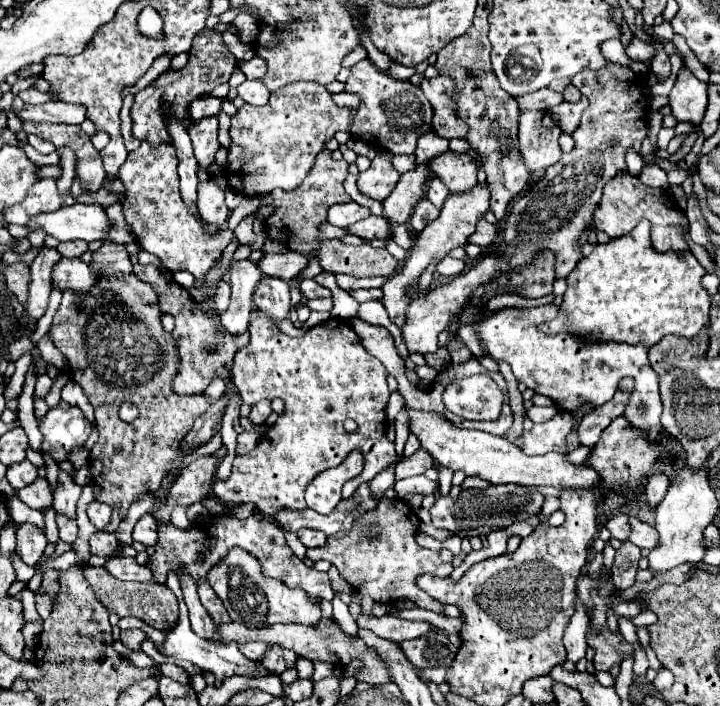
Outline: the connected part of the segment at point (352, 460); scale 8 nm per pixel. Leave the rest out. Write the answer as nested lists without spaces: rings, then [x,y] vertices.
[[[356,450],[340,466],[322,472],[308,484],[308,488],[306,488],[308,508],[312,508],[320,514],[332,512],[336,508],[336,504],[342,500],[342,496],[340,496],[342,484],[346,480],[358,476],[360,472],[362,472],[362,454]]]

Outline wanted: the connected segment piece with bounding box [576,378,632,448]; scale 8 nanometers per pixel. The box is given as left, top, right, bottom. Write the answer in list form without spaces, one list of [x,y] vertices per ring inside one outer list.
[[[626,378],[626,382],[620,384],[616,396],[610,402],[606,402],[600,408],[594,408],[590,414],[586,414],[580,420],[580,424],[576,426],[576,432],[578,432],[578,438],[580,438],[582,446],[590,446],[592,448],[600,440],[602,430],[608,428],[614,418],[622,416],[630,394],[632,394],[632,378]]]

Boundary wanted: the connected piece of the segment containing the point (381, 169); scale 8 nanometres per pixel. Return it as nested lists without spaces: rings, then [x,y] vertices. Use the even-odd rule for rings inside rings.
[[[380,150],[372,160],[372,166],[366,172],[358,174],[358,190],[364,196],[382,202],[394,190],[400,174],[394,170],[390,160],[392,154],[388,154],[388,150]]]

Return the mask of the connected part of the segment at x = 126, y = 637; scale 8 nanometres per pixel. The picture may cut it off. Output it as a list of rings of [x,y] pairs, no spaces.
[[[138,628],[122,630],[122,632],[120,632],[120,642],[122,642],[128,650],[134,650],[134,652],[140,650],[140,644],[142,644],[144,638],[146,638],[146,634],[144,634],[142,630],[138,630]]]

